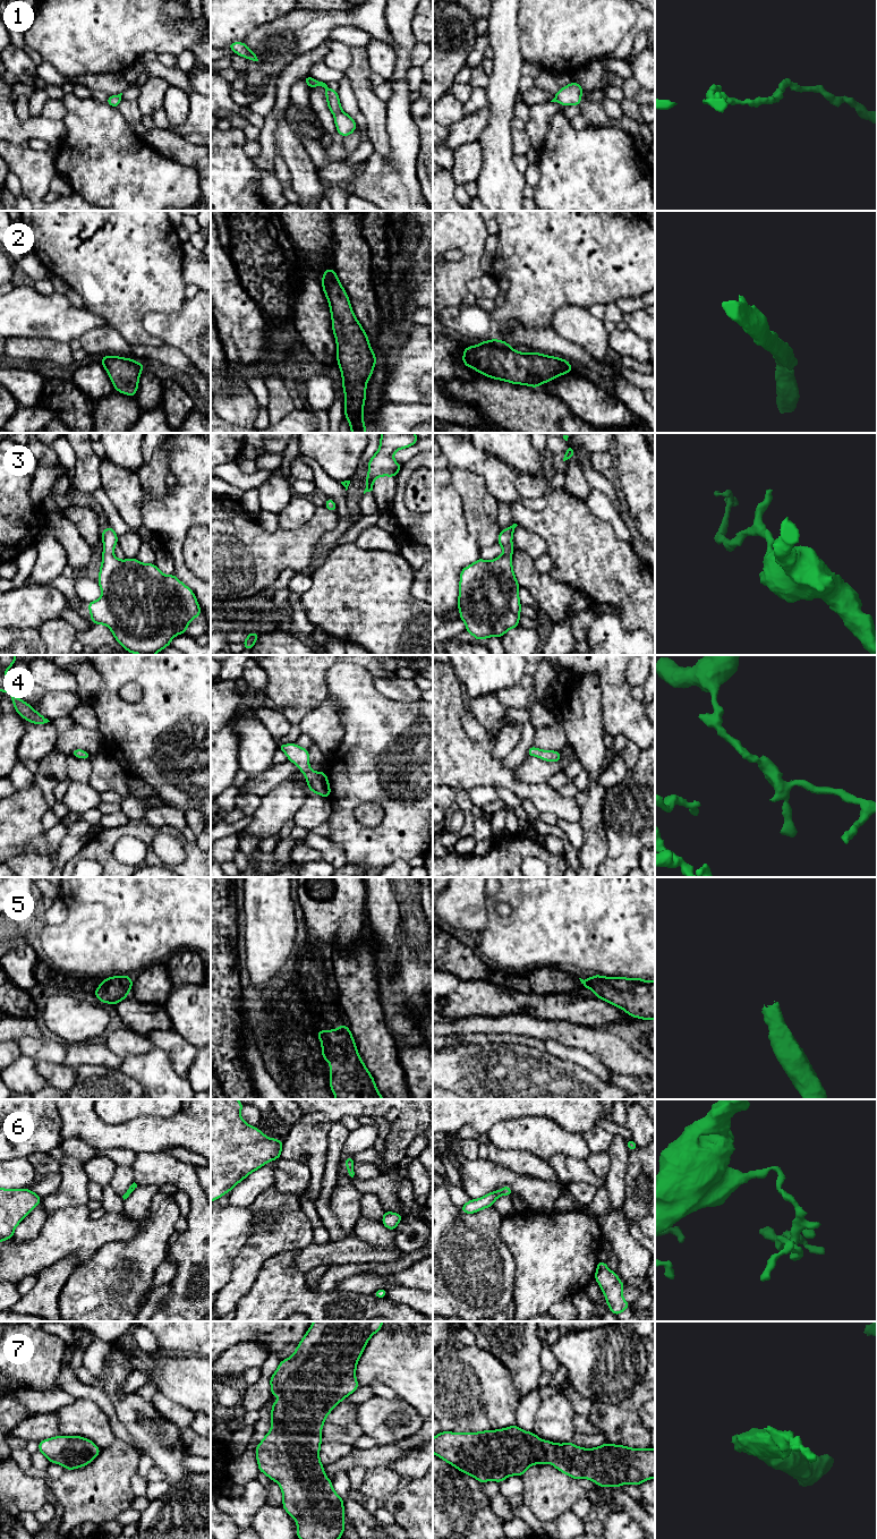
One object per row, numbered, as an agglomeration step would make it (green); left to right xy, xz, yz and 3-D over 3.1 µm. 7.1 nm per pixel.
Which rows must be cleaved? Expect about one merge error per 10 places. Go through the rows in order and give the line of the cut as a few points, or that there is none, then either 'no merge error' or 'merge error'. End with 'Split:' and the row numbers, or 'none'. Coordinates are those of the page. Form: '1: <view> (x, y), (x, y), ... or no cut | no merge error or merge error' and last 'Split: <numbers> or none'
1: no cut | no merge error
2: no cut | no merge error
3: no cut | no merge error
4: no cut | no merge error
5: no cut | no merge error
6: no cut | no merge error
7: no cut | no merge error
Split: none

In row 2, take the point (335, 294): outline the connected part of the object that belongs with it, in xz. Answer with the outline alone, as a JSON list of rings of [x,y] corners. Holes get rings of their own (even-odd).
[[[334,269],[325,270],[321,281],[329,300],[332,330],[337,341],[337,359],[344,390],[346,419],[350,424],[351,433],[366,433],[363,418],[367,397],[366,385],[377,359]]]

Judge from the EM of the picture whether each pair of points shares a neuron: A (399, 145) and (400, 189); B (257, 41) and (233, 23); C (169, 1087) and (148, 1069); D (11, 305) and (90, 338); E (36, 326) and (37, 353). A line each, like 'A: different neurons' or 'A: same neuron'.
A: same neuron
B: different neurons
C: same neuron
D: different neurons
E: different neurons

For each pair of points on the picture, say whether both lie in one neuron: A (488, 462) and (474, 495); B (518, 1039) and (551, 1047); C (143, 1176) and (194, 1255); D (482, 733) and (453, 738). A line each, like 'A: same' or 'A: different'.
A: different
B: same
C: same
D: different

